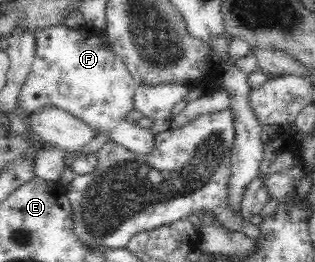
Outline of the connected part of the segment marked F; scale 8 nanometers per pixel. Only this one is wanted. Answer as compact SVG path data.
M62 24L34 32L34 59L22 86L19 106L27 116L53 106L134 154L153 152L155 135L127 117L134 110L137 88L131 73L104 37L98 36L98 32L93 36L87 34L87 30L71 29Z

